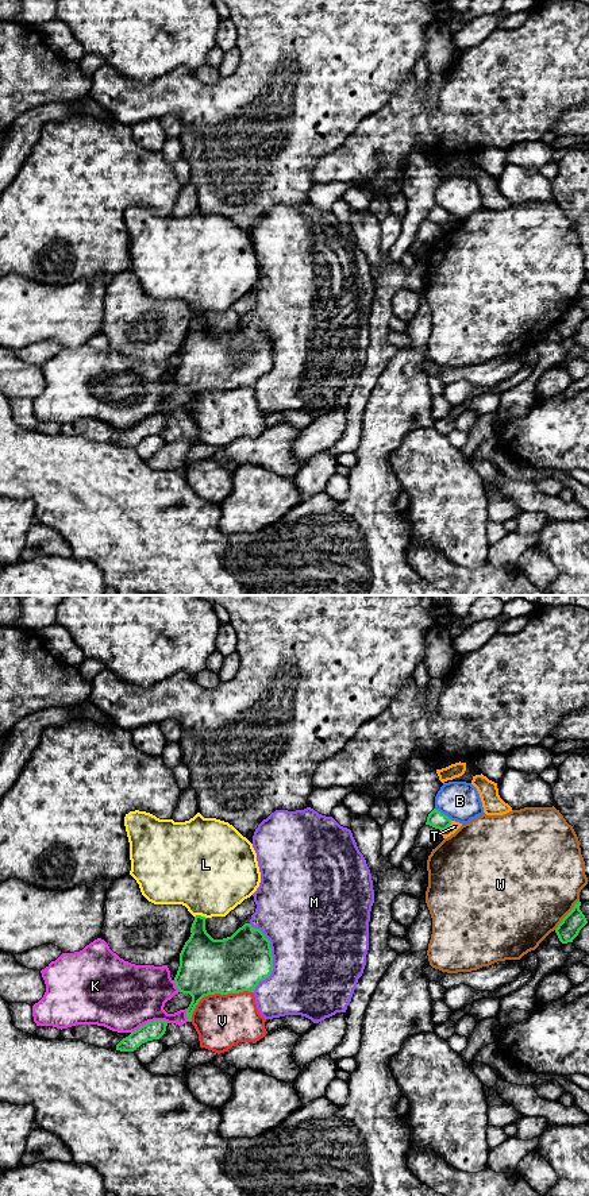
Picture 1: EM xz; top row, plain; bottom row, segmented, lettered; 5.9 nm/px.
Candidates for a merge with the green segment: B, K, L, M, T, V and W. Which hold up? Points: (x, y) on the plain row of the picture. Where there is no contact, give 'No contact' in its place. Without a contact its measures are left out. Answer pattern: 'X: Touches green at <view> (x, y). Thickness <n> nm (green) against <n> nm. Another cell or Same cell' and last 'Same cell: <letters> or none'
B: Touches green at xz (443, 209). Thickness 100 nm (green) against 240 nm. Another cell
K: Touches green at xz (149, 417). Thickness 110 nm (green) against 420 nm. Another cell
L: Touches green at xz (200, 311). Thickness 260 nm (green) against 480 nm. Another cell
M: Touches green at xz (272, 352). Thickness 340 nm (green) against 500 nm. Another cell
T: Touches green at xz (446, 223). Thickness 100 nm (green) against 60 nm. Another cell
V: Touches green at xz (215, 388). Thickness 340 nm (green) against 320 nm. Another cell
W: Touches green at xz (568, 309). Thickness 120 nm (green) against 500 nm. Another cell
Same cell: none

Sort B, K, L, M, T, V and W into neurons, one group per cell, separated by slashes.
B / K / L / M / T / V / W

